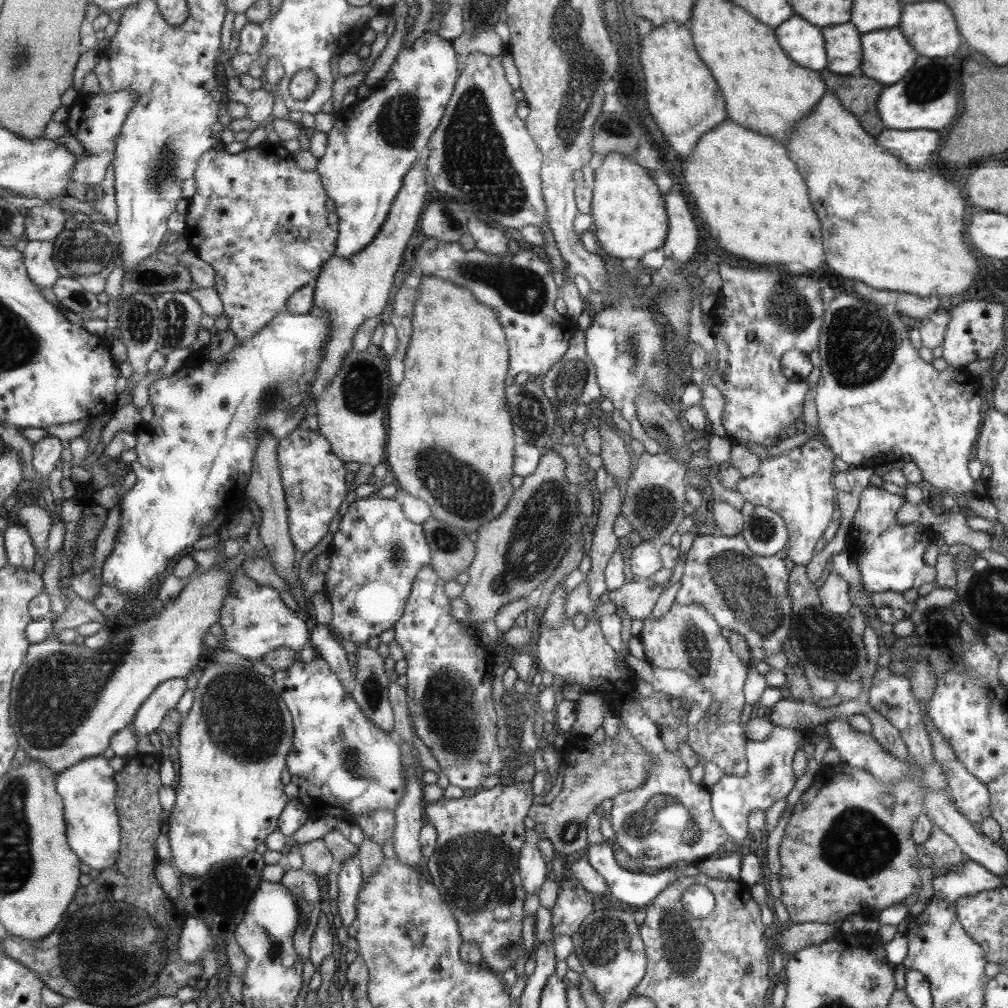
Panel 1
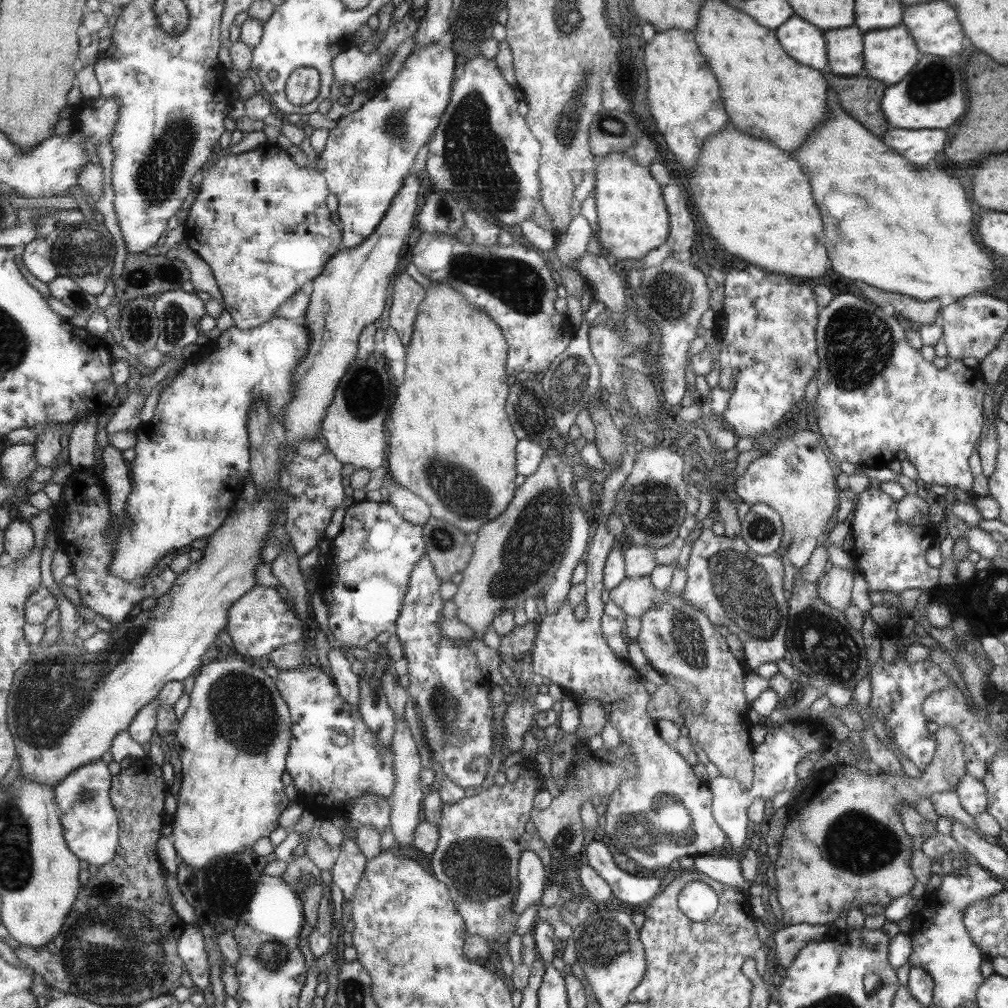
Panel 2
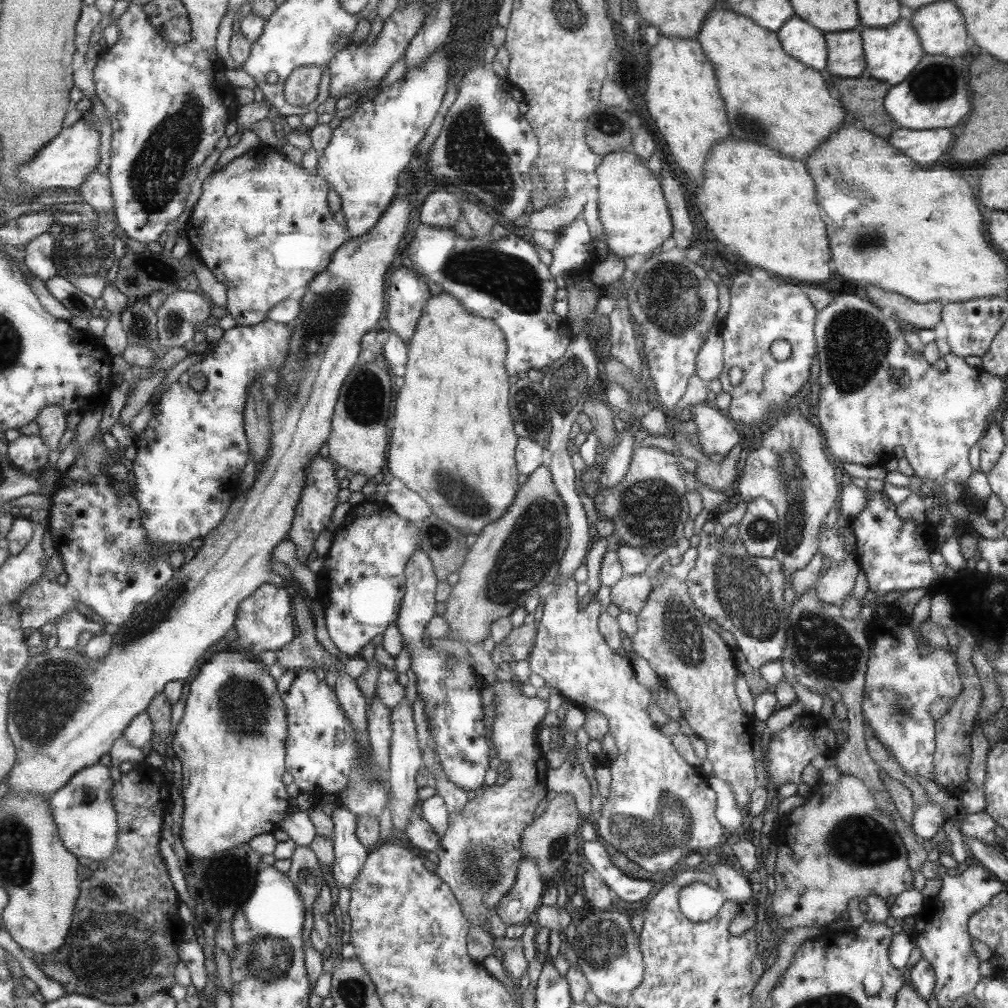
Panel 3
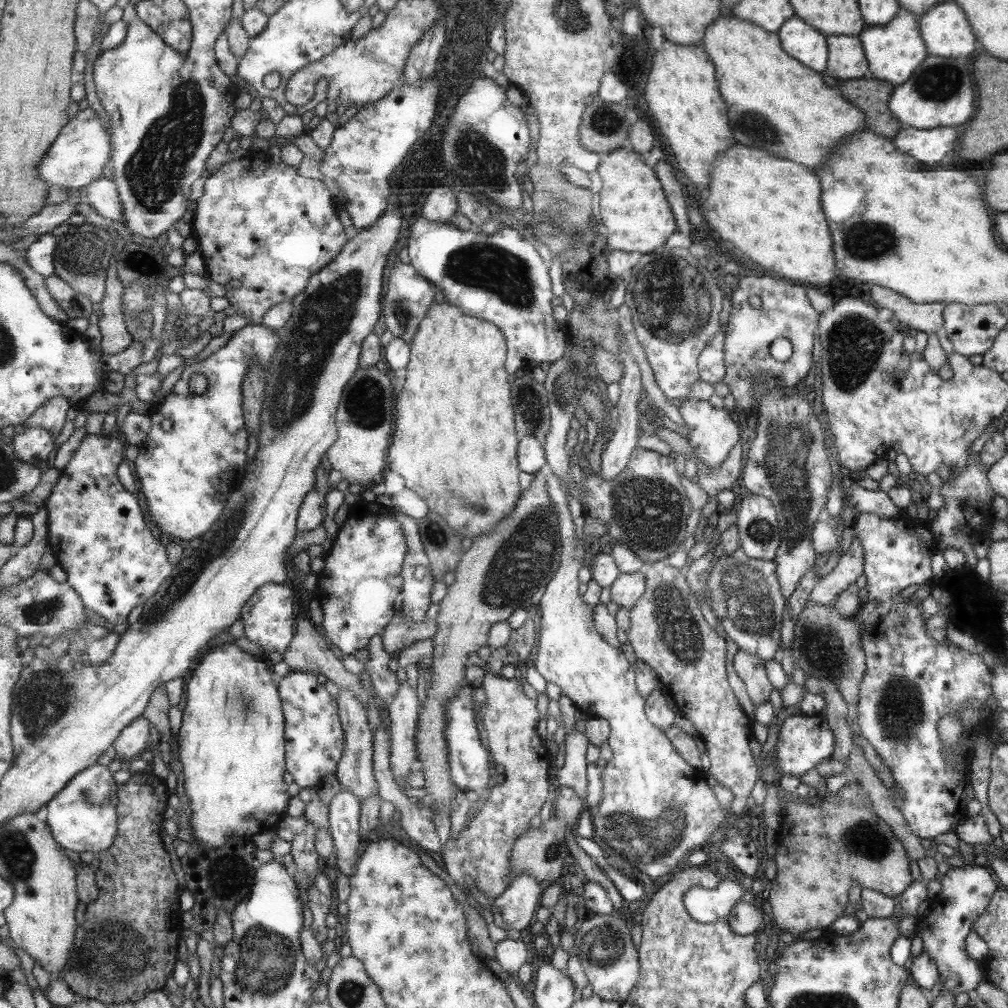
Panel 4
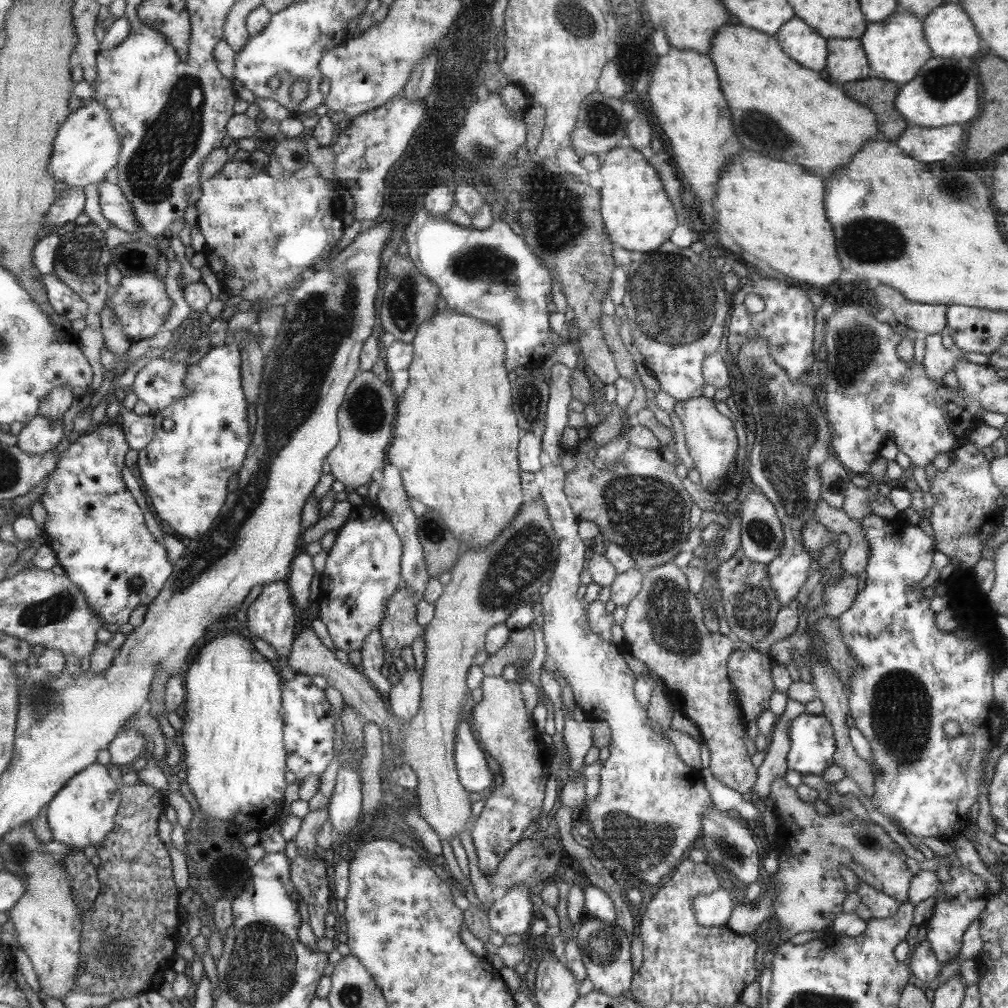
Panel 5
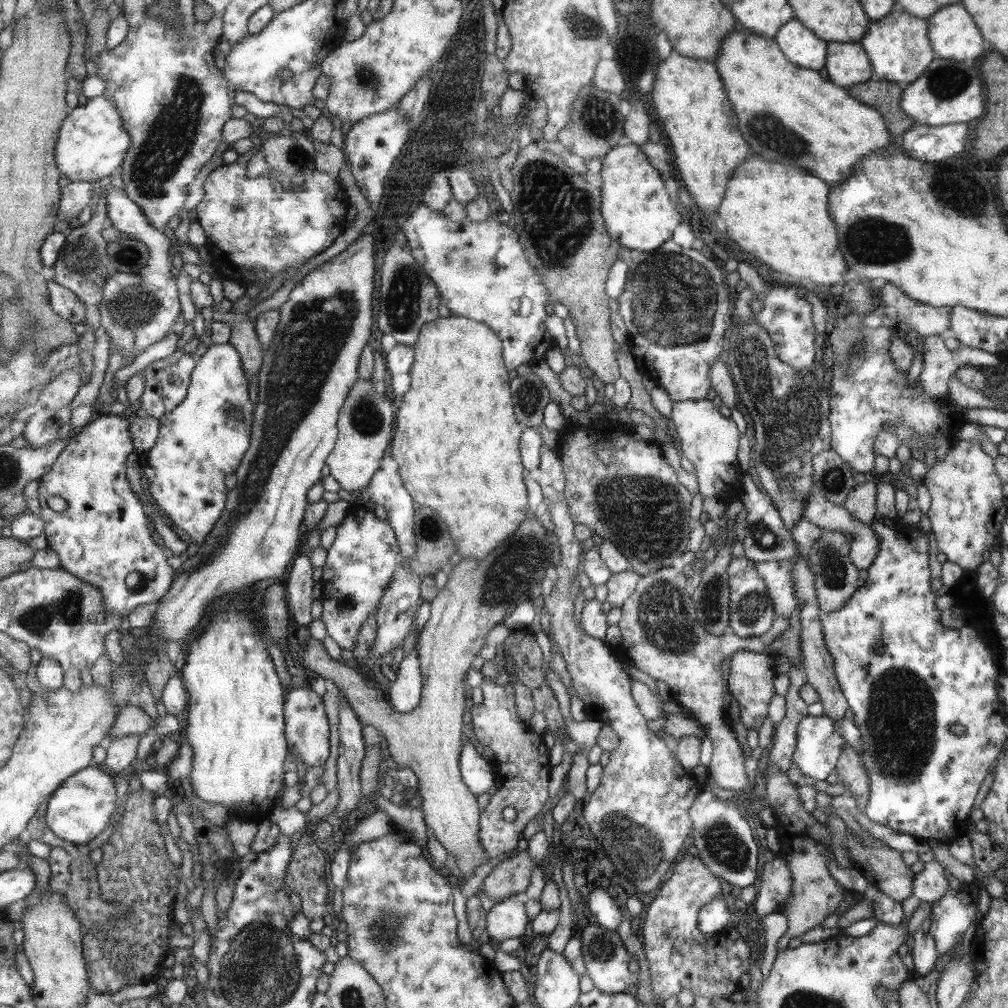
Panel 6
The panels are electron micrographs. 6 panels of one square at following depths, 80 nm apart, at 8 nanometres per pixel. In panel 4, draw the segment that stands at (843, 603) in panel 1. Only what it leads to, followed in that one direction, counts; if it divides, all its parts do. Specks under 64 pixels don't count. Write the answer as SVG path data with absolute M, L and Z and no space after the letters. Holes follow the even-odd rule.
M854 538L850 547L838 558L836 566L815 583L808 598L820 605L834 606L837 596L863 572L863 551Z

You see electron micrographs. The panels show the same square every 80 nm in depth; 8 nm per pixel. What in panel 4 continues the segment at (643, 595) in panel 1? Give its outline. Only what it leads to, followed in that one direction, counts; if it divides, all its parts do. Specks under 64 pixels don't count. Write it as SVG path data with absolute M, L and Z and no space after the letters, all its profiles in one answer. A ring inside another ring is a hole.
M642 571L620 573L609 586L610 601L619 607L631 610L639 597L644 594L645 579Z

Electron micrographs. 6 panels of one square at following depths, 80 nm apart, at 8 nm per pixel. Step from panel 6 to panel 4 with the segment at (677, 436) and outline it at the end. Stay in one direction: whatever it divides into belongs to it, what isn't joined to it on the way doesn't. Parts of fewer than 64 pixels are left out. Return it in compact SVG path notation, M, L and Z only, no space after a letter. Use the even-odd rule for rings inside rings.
M689 399L678 408L682 421L689 433L686 440L692 448L693 456L703 461L710 469L721 464L733 446L740 442L740 429L732 413L716 409L708 401Z

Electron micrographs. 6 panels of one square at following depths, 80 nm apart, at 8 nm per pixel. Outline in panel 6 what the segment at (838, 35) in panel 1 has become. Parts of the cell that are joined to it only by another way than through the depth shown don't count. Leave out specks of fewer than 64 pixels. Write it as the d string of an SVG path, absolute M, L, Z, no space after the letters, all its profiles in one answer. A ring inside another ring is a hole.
M829 42L824 67L833 84L847 88L850 84L868 81L874 78L871 66L859 44Z

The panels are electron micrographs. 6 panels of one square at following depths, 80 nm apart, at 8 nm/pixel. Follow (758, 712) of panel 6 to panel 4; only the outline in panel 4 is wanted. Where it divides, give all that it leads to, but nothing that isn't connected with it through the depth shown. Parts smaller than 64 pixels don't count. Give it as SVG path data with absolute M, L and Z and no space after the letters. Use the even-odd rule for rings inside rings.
M738 650L731 658L731 664L741 682L745 684L747 696L754 708L761 706L761 702L767 702L772 686L765 675L765 661Z

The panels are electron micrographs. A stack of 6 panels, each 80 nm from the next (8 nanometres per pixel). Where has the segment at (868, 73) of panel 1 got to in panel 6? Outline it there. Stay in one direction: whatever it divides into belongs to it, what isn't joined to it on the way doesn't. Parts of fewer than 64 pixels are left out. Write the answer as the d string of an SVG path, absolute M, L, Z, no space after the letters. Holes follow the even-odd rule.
M897 6L889 16L885 16L885 20L869 24L869 32L865 32L865 40L861 40L861 44L865 44L865 52L869 52L869 60L873 60L874 78L900 85L908 85L917 79L935 56L925 34L925 22L927 20L910 15Z

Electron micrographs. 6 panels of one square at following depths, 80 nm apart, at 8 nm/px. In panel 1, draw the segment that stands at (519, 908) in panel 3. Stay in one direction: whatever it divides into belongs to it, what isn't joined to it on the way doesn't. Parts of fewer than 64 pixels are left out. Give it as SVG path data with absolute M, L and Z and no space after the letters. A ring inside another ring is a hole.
M525 828L525 840L520 851L519 869L523 879L524 891L526 894L538 892L540 884L551 875L549 865L543 861L541 852L537 849L542 835L538 828Z

